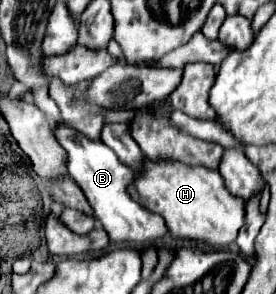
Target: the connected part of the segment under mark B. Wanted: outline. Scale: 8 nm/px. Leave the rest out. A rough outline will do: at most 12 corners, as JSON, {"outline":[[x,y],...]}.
{"outline":[[54,128],[68,174],[112,242],[156,244],[164,218],[128,192],[132,170],[102,142]]}

